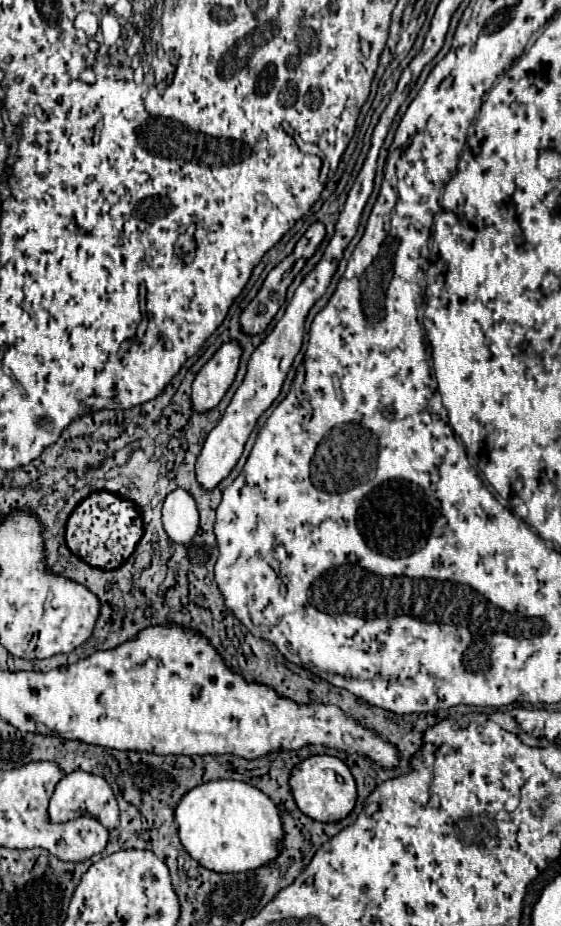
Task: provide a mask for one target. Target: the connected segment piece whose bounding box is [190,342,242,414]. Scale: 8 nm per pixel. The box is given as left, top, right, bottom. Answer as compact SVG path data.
M228 342L220 346L220 350L208 360L202 370L196 374L192 382L192 406L194 412L204 414L206 410L218 406L224 398L226 390L232 386L238 362L240 362L240 346L236 342Z

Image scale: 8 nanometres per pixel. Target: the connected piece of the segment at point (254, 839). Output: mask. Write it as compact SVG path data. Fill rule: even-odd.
M212 780L186 792L176 806L176 824L188 854L214 872L260 868L278 856L282 840L282 822L274 802L258 788L236 780Z

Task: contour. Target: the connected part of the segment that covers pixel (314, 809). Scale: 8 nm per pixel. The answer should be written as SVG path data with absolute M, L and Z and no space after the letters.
M330 754L310 756L294 766L290 774L290 792L294 794L298 808L318 822L336 822L346 818L356 802L356 782L348 766Z

